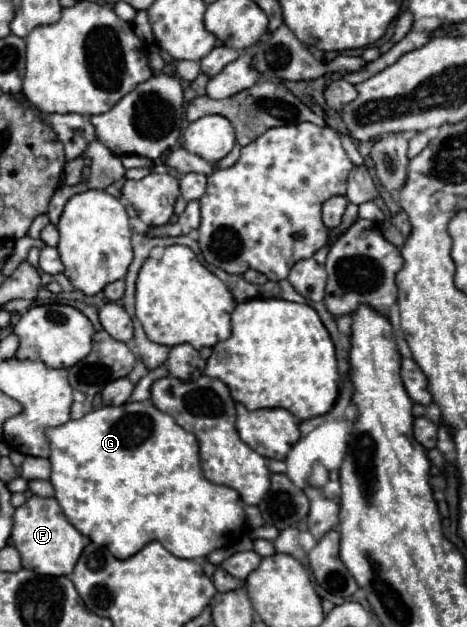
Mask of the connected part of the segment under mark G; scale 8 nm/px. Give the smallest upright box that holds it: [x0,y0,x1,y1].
[46,401,246,559]

